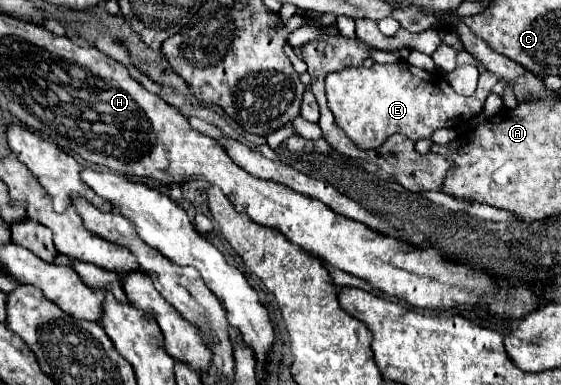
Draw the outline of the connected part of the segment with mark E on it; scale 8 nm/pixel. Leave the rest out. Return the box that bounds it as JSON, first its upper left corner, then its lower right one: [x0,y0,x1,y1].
[325,61,499,149]

